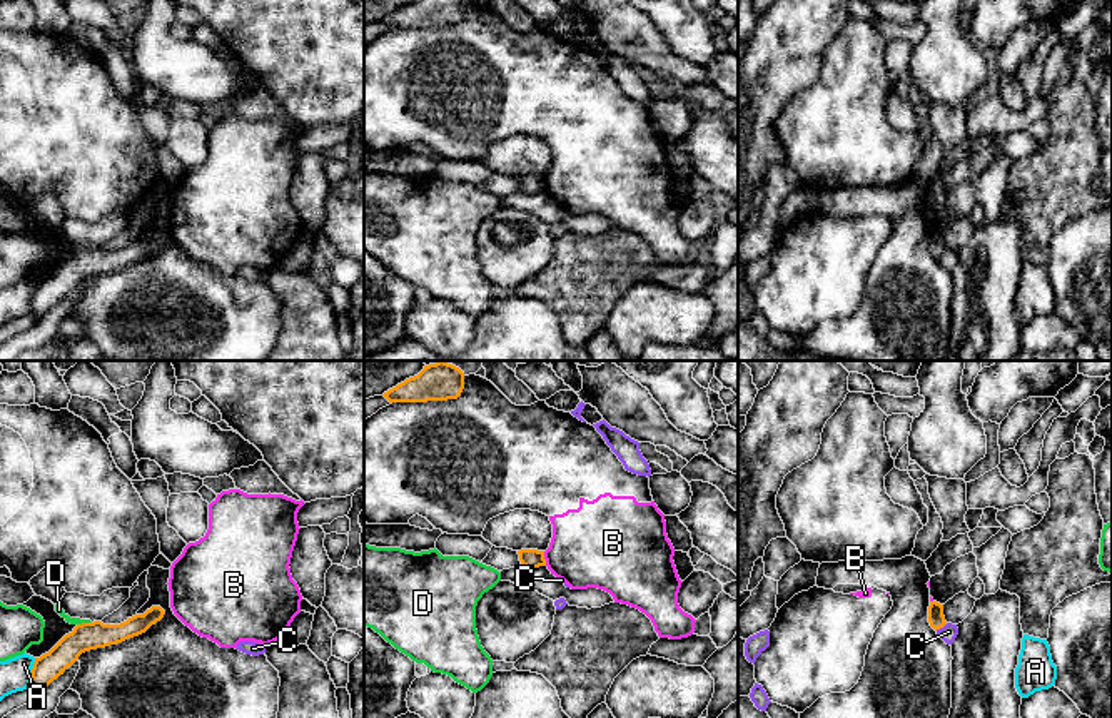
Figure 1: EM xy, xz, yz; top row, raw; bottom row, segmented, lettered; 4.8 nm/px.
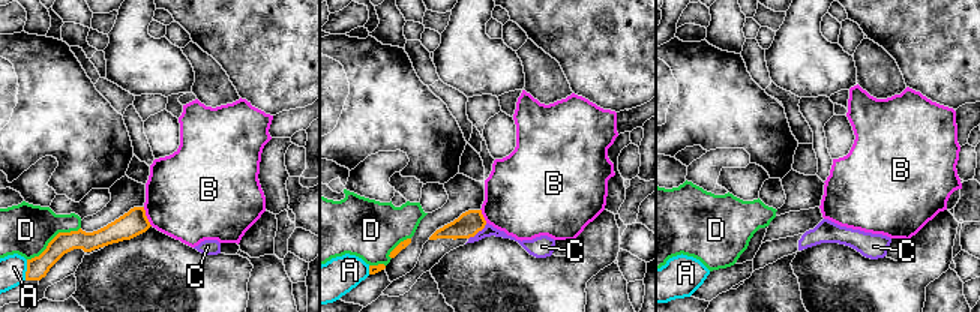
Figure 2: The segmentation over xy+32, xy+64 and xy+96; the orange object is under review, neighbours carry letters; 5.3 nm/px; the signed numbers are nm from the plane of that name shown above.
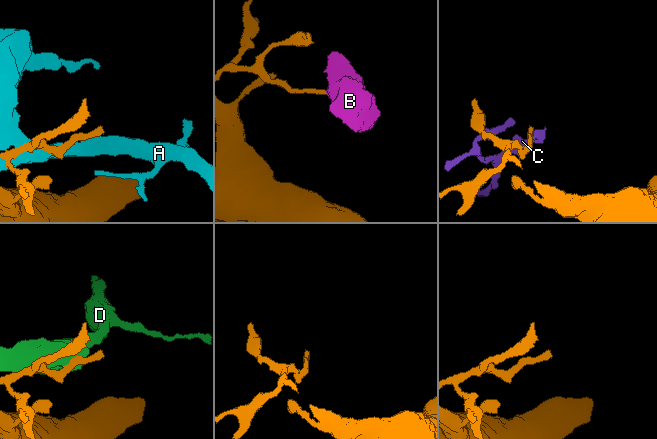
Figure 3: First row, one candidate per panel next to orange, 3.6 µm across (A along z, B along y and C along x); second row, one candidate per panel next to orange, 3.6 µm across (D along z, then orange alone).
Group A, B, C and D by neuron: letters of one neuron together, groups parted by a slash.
A / B / C / D

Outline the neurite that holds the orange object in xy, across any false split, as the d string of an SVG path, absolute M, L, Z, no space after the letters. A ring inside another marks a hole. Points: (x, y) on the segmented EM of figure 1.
M152 606L144 614L135 614L120 624L104 624L102 621L82 623L65 635L48 653L35 658L30 688L45 690L53 680L72 666L85 651L122 643L145 633L164 618L160 606Z

